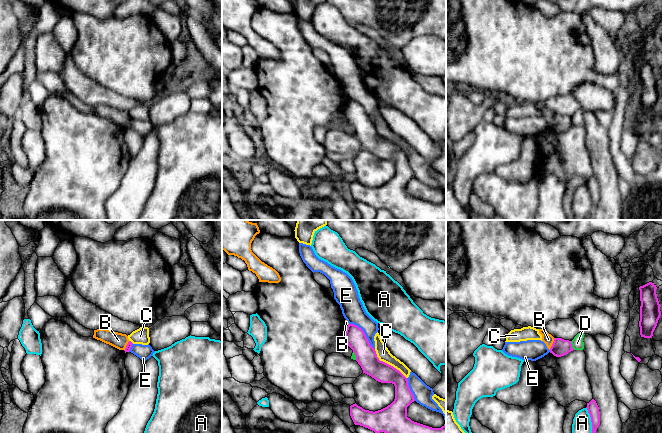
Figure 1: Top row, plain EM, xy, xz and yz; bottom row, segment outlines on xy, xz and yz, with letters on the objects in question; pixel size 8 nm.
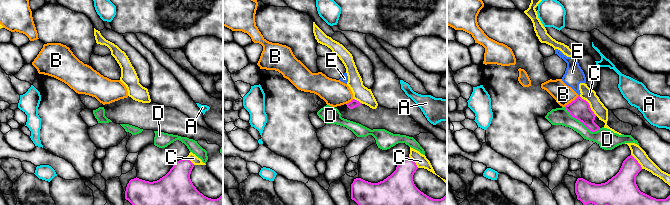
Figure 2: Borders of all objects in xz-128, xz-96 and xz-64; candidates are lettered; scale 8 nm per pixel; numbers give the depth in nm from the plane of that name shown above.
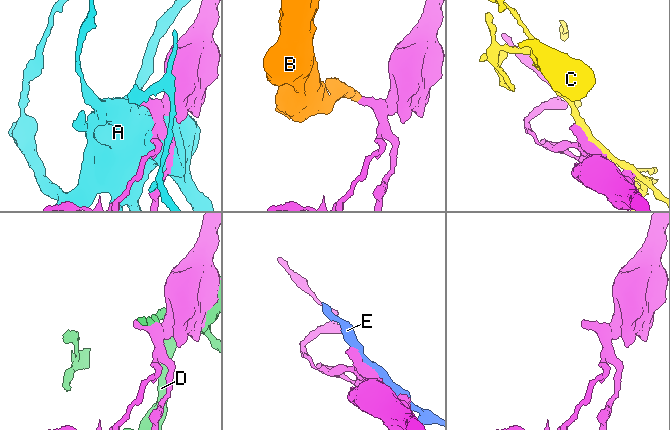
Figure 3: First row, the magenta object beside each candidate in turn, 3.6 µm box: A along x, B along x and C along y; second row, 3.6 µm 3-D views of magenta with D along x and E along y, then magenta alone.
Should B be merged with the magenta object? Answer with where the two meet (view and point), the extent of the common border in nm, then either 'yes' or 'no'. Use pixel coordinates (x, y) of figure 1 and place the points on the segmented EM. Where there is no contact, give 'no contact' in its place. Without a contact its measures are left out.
contact yz (552, 344); length 110 nm; no

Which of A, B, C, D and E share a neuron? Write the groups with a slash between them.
A / B / C / D / E

